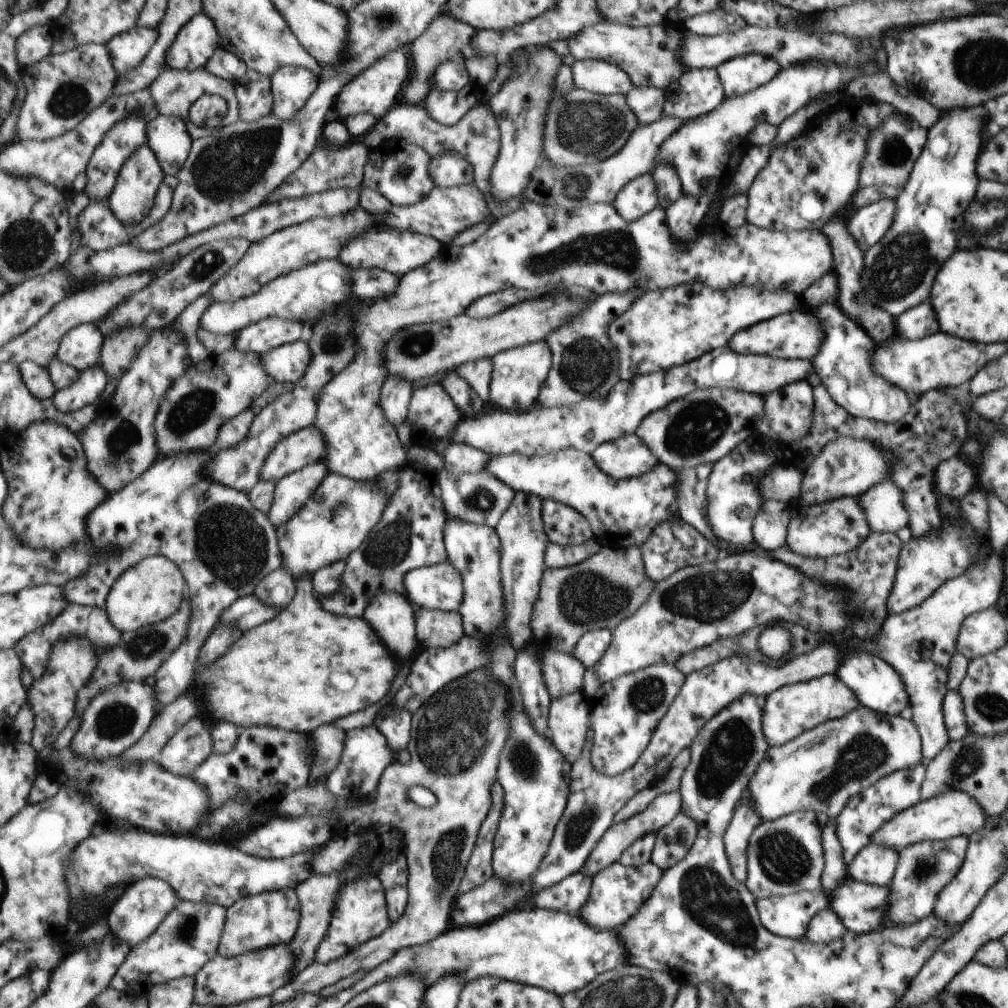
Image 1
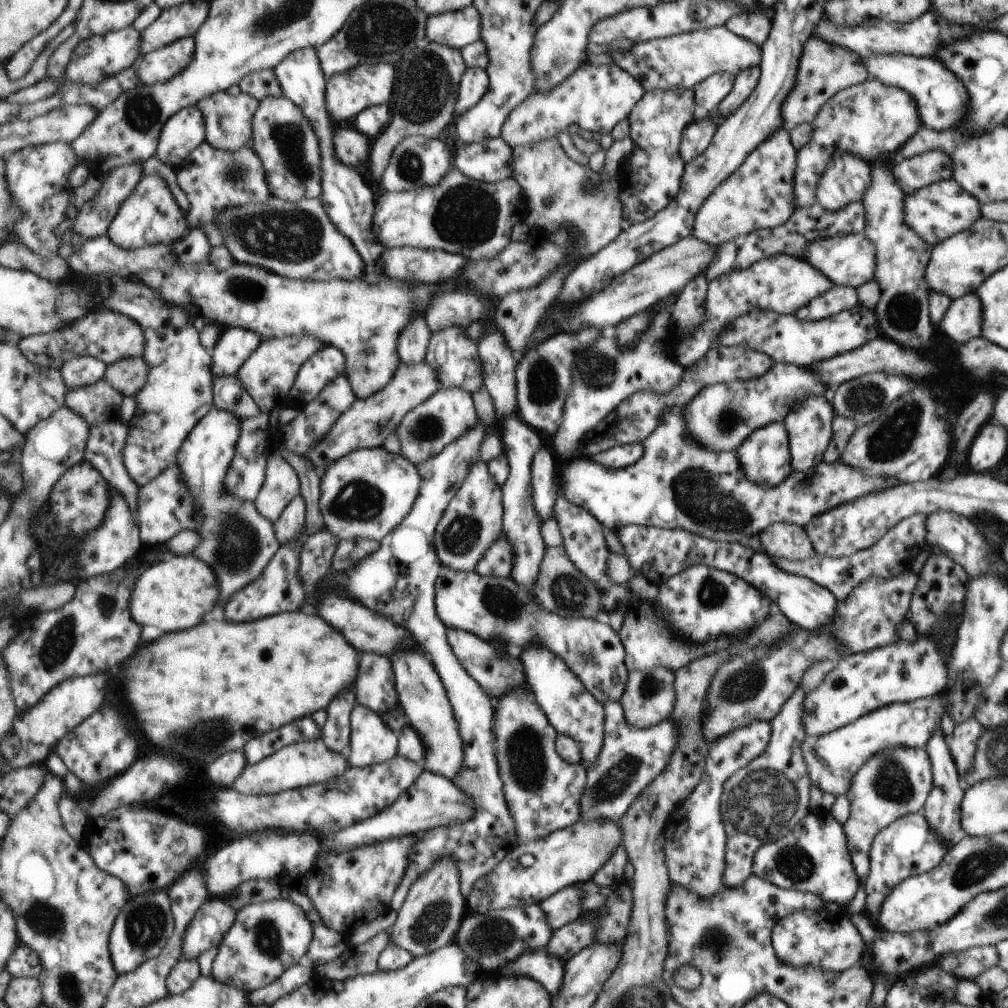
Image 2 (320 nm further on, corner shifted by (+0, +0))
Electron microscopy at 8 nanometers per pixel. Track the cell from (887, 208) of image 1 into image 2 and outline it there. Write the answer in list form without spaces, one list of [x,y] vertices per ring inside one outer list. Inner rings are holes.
[[[945,179],[914,193],[904,196],[904,221],[929,245],[934,247],[949,238],[949,236],[965,230],[981,218],[982,204],[967,191],[964,191],[958,182]]]

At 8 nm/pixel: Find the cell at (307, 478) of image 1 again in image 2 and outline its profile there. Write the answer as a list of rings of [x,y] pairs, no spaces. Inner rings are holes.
[[[299,495],[283,511],[282,517],[274,524],[274,529],[280,544],[298,541],[304,534],[305,520],[307,520],[307,506],[303,496]]]

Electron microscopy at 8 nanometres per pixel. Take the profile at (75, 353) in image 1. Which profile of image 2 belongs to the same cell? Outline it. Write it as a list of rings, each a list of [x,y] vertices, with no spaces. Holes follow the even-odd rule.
[[[87,355],[73,357],[59,369],[69,392],[99,382],[106,376],[108,368],[109,365],[101,359]]]

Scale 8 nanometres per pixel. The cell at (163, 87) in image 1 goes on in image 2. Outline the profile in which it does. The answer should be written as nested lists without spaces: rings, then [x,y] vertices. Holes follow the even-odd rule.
[[[225,91],[205,97],[197,105],[206,118],[206,140],[214,147],[234,153],[245,147],[253,147],[253,121],[260,107],[256,98],[243,92],[232,98]]]

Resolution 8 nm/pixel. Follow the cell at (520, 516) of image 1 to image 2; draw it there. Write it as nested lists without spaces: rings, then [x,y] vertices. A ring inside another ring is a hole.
[[[538,448],[534,452],[532,461],[530,462],[530,483],[532,486],[532,503],[538,518],[546,519],[552,514],[552,506],[558,491],[558,488],[553,484],[553,477],[557,474],[557,467],[555,458],[552,452],[545,450],[545,448]]]

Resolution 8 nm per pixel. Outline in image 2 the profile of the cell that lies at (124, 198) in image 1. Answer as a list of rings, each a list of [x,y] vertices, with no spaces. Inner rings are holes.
[[[144,176],[135,187],[134,193],[118,210],[107,235],[117,246],[125,250],[158,244],[171,246],[184,239],[193,230],[186,216],[185,210],[171,192],[169,184],[161,176]]]

